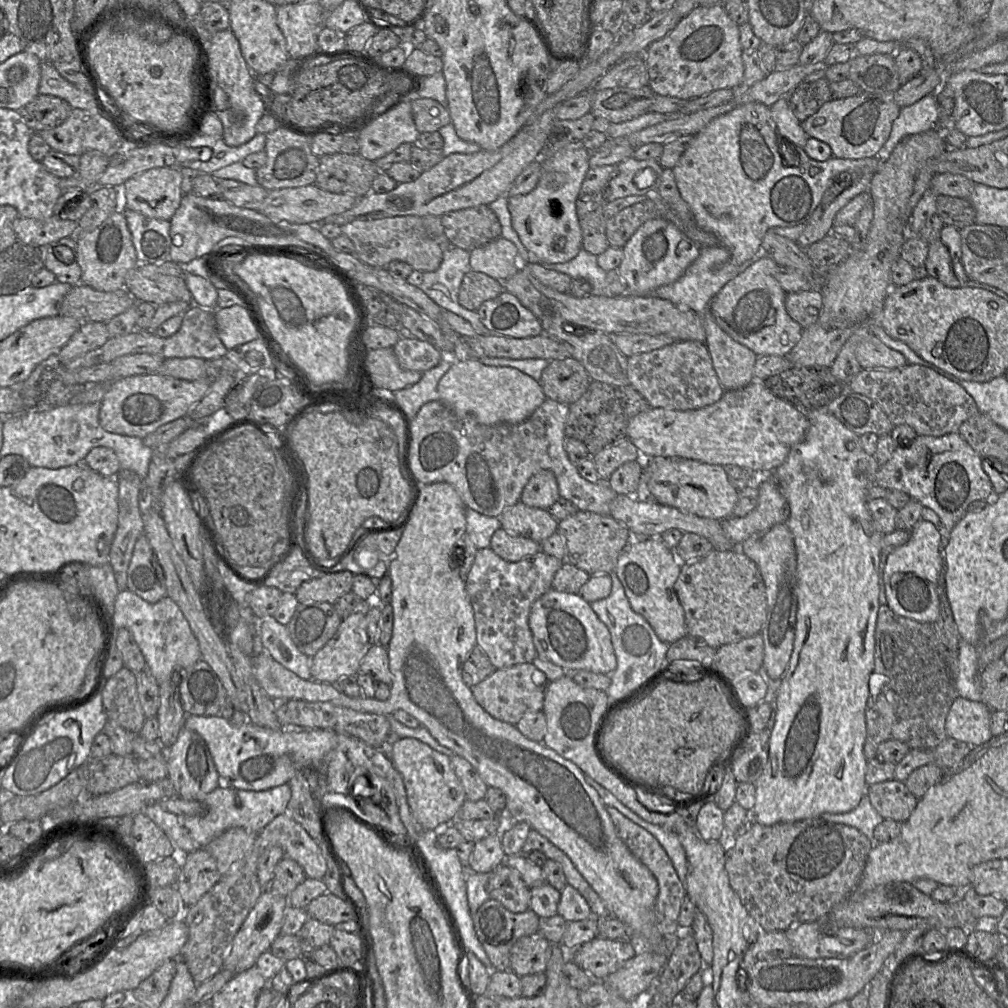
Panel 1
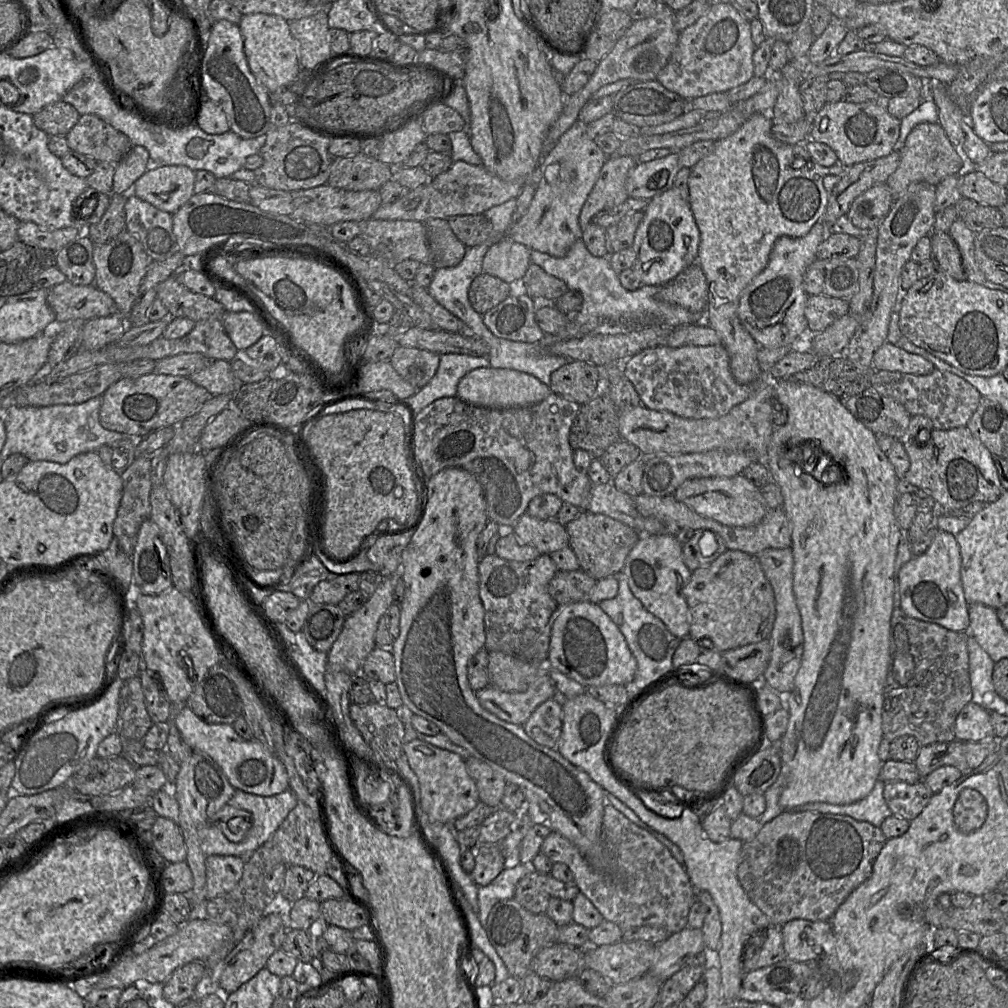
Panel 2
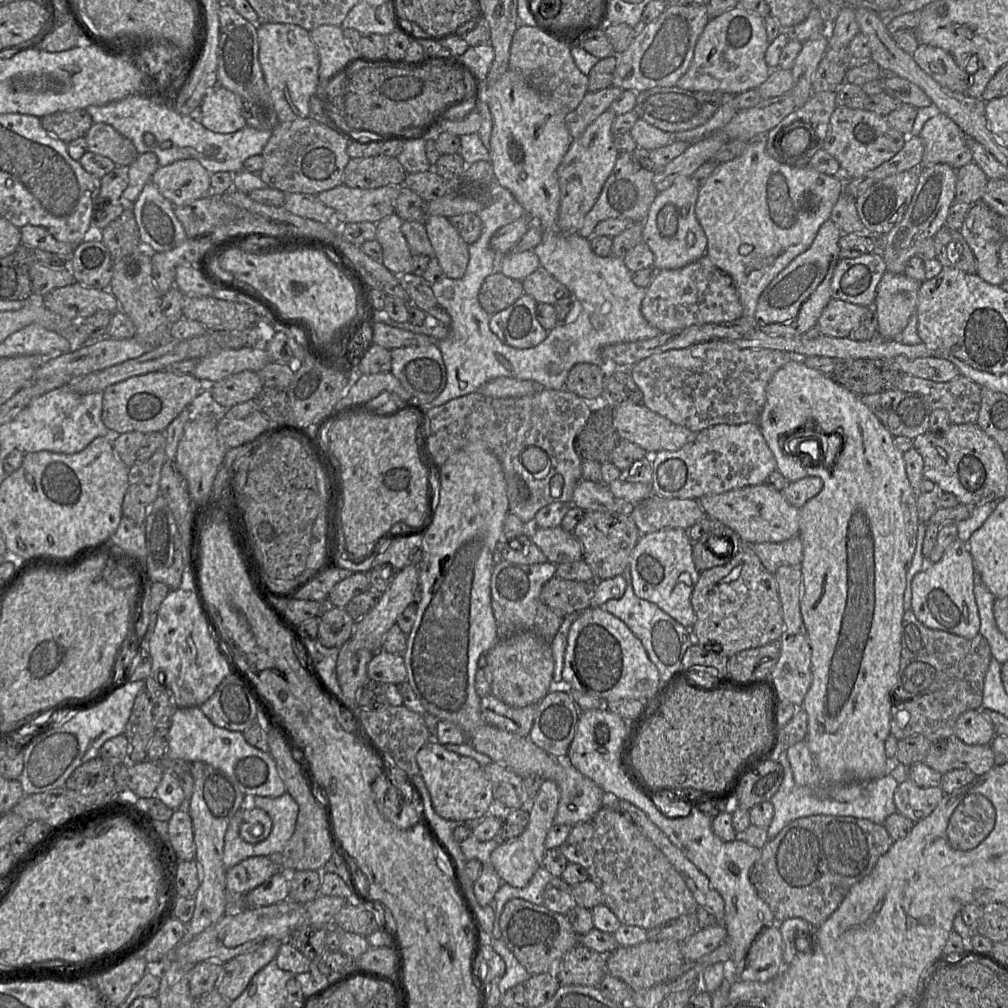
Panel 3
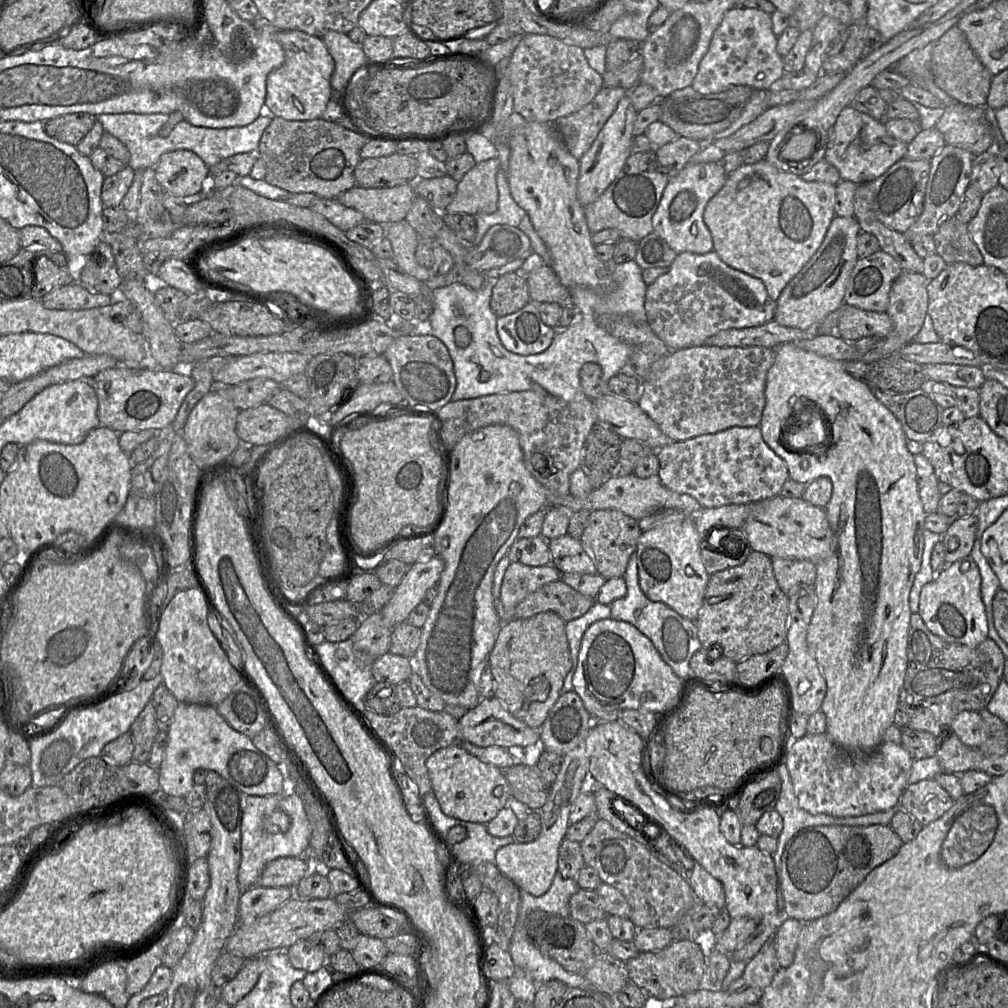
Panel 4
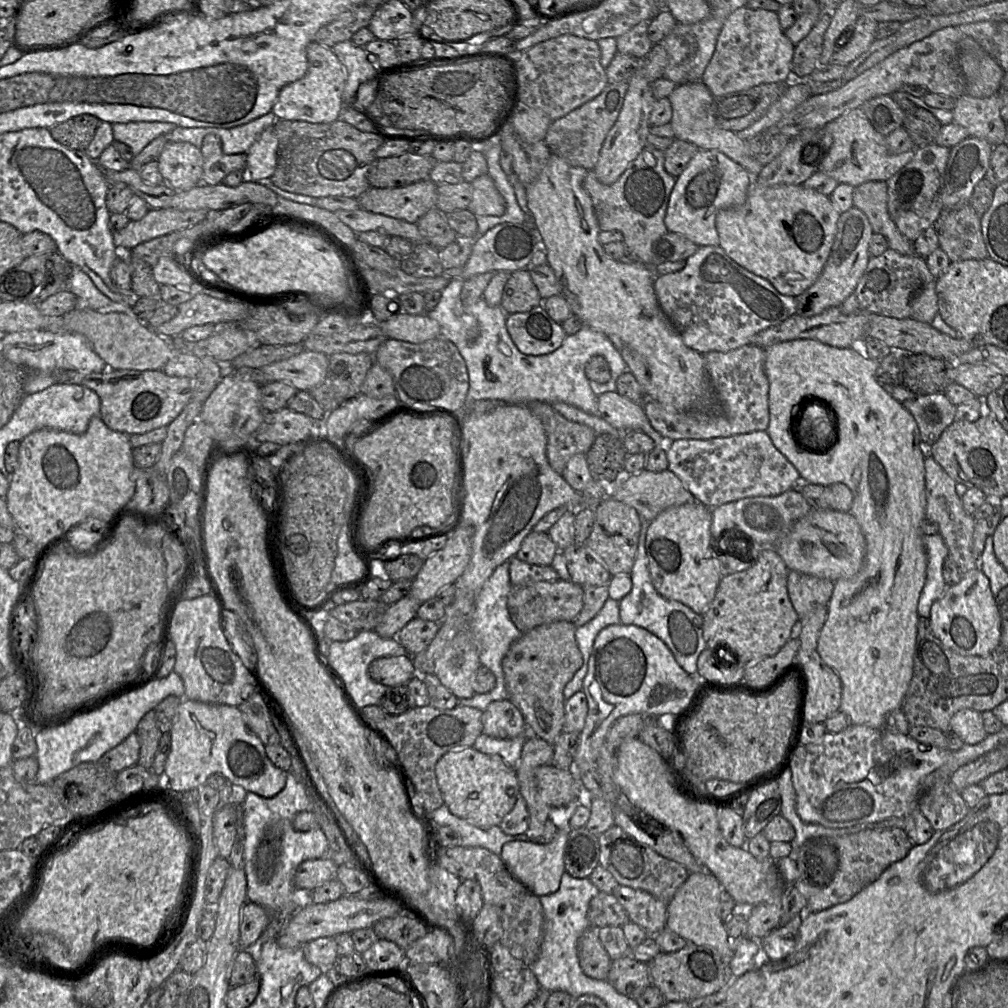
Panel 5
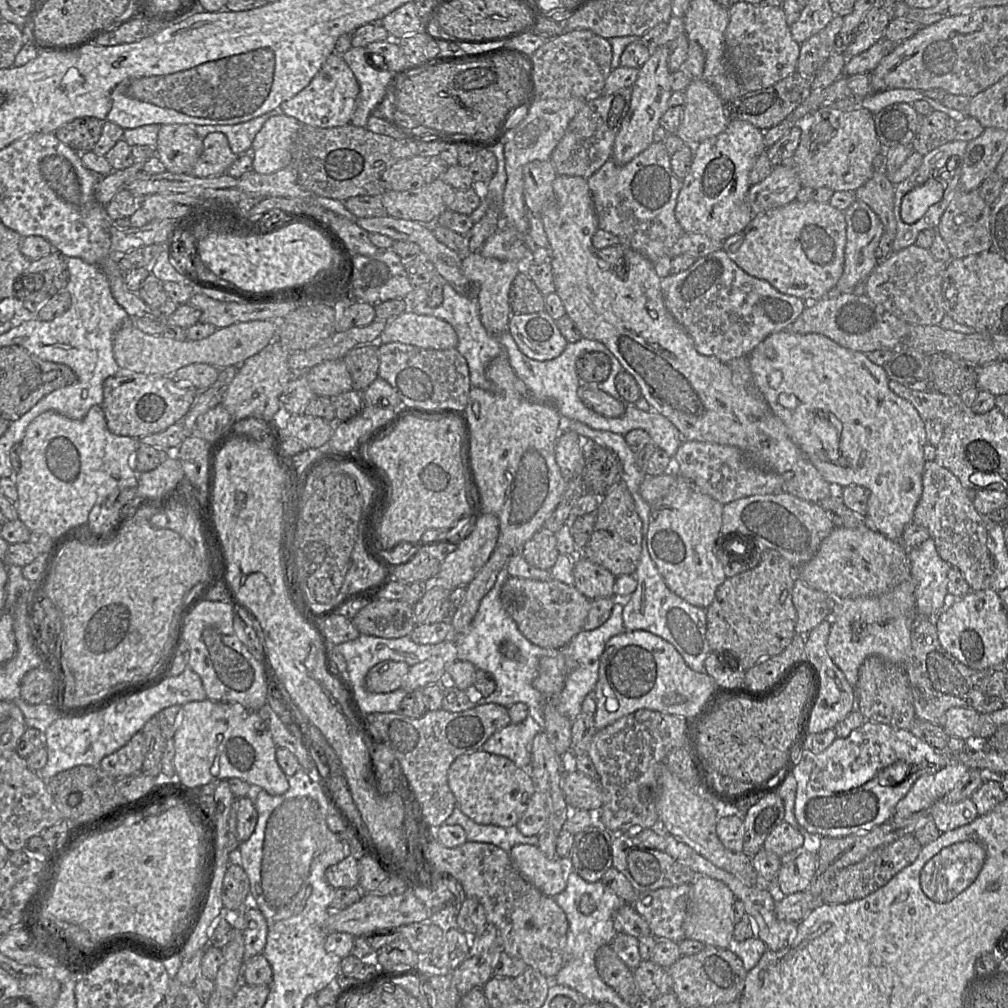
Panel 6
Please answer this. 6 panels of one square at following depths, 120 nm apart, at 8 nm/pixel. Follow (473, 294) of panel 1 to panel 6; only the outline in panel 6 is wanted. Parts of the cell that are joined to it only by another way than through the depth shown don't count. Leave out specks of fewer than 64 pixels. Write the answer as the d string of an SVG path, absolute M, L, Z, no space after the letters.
M524 270L520 271L514 278L509 291L512 313L531 314L544 311L544 299L545 296L527 273Z

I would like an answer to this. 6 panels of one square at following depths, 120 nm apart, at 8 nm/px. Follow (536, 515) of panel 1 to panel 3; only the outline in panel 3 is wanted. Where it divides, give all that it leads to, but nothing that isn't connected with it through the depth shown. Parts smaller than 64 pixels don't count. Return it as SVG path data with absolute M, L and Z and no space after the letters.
M561 526L531 529L525 533L539 547L548 561L558 565L583 559L583 550L573 532L566 532Z

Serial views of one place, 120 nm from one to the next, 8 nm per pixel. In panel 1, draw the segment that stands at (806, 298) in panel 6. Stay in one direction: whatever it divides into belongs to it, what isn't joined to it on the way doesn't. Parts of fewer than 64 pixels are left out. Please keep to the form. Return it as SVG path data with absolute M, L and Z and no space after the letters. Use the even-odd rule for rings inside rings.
M750 102L714 118L695 134L677 164L671 169L678 191L690 207L698 227L714 234L719 246L729 250L731 262L736 265L749 263L761 253L762 239L772 227L804 225L821 202L826 190L841 173L874 175L883 163L878 156L861 159L833 156L826 161L817 161L811 159L805 149L801 148L795 148L798 157L794 158L790 157L794 146L786 144L787 158L784 158L770 108L759 102ZM709 310L702 315L702 321L706 333L705 344L721 386L725 390L738 390L752 383L758 356L724 332Z

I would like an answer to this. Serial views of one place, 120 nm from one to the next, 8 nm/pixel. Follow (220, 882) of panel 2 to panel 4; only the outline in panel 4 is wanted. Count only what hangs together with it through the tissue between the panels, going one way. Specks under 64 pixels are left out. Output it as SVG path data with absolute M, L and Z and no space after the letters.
M282 857L269 862L255 886L294 887L311 872L311 865L299 857Z

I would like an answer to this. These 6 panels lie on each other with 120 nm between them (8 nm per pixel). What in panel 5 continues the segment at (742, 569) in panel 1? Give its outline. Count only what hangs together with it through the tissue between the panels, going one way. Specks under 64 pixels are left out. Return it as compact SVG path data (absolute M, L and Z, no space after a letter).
M763 547L752 567L723 576L713 601L702 615L707 648L722 653L725 660L736 659L736 664L744 667L777 654L790 638L798 638L801 622L788 595L788 573L774 547Z

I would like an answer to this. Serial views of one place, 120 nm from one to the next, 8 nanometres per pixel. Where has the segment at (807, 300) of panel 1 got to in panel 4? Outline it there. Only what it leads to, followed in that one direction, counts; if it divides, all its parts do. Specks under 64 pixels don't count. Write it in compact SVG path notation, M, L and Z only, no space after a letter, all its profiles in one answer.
M845 303L838 309L840 309L840 315L835 334L848 342L854 343L856 340L865 336L884 338L893 330L893 322L886 312L863 310Z

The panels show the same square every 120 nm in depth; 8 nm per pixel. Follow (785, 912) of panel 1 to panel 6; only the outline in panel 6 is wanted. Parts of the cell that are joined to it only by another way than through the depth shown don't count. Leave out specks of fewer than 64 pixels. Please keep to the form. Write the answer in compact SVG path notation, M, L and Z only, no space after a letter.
M907 834L898 840L877 848L860 862L840 870L821 893L824 904L841 904L865 898L885 886L896 874L911 865L921 852L922 845Z

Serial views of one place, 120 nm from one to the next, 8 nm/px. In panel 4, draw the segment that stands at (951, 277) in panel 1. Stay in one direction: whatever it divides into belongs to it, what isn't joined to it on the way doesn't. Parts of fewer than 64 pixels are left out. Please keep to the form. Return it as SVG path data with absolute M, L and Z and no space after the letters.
M956 216L944 221L933 237L936 253L947 264L955 262L964 262L972 266L984 264L983 256L972 240L967 224Z

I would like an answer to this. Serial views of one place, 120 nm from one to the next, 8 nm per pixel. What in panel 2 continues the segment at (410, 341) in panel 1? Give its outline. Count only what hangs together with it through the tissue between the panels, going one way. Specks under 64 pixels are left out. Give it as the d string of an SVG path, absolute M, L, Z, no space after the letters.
M398 346L390 363L395 371L416 389L423 388L435 375L440 355L412 347Z

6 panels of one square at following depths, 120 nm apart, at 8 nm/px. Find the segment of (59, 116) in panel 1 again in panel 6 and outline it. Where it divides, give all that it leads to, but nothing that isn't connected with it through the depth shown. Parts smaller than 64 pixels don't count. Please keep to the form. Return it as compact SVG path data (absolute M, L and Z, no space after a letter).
M79 117L58 128L54 134L76 152L89 152L100 138L103 123L95 117Z

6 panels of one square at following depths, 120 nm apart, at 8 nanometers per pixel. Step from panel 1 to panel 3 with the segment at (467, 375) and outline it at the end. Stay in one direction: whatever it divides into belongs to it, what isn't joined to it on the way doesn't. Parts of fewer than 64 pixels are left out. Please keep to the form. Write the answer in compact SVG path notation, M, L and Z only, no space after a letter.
M501 376L484 383L476 392L495 398L510 398L535 394L543 389L544 386L536 381Z

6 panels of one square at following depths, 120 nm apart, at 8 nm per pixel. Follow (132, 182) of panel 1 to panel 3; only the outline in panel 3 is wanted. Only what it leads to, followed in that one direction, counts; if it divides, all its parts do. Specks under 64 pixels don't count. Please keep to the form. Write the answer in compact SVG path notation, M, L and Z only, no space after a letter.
M188 158L158 166L150 181L174 206L179 206L206 197L210 174L198 160Z

